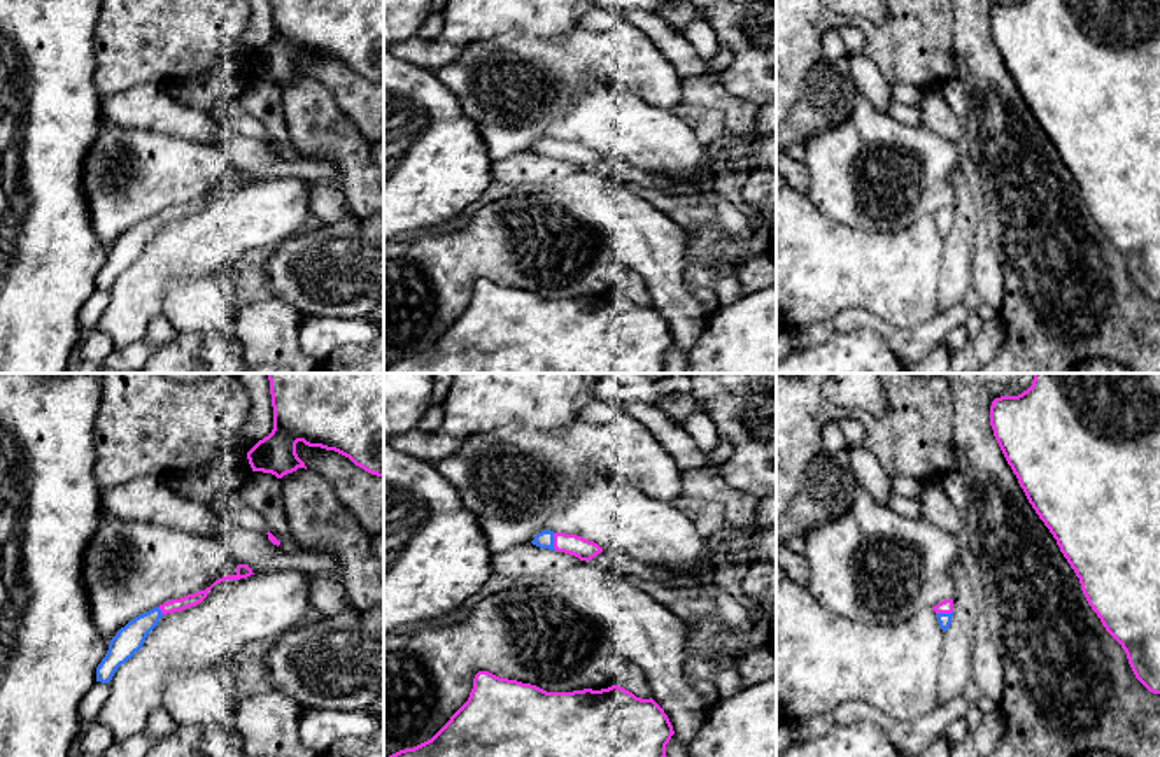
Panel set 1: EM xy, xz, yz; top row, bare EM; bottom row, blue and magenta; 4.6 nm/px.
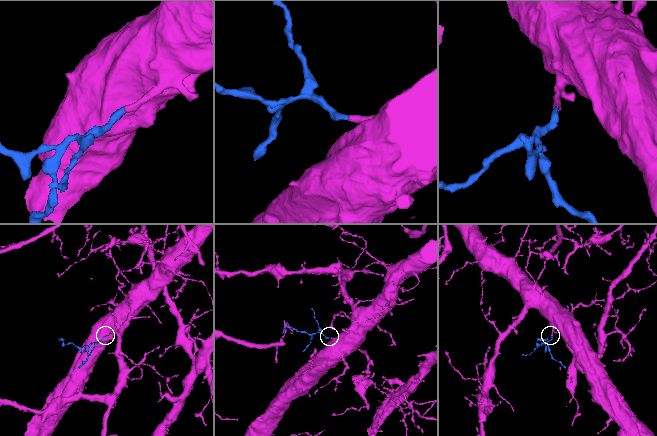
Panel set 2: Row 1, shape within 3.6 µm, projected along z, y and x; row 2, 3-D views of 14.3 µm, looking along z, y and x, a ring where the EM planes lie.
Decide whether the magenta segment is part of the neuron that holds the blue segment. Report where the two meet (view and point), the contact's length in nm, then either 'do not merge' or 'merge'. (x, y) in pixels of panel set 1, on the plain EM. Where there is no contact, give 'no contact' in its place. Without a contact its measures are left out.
xz (552, 149) | 80 nm | merge

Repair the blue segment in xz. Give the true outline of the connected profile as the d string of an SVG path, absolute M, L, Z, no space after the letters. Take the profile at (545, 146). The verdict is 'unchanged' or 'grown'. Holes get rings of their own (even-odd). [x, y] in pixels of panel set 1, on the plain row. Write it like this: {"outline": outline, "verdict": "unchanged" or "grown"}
{"outline": "M548 137L538 140L531 151L540 156L548 156L575 163L580 168L591 168L592 165L603 159L603 156L598 151L589 149L582 144L554 140Z", "verdict": "grown"}

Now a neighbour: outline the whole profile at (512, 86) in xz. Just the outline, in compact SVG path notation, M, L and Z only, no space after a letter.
M619 12L619 21L610 30L576 25L569 33L547 39L524 32L496 35L468 46L456 61L435 74L457 96L463 114L477 126L492 161L531 151L594 81L620 82L662 110L675 110L683 102L682 77L624 12Z

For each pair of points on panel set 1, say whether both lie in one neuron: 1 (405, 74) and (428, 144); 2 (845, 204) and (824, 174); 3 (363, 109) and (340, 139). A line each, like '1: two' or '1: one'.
1: one
2: one
3: two

